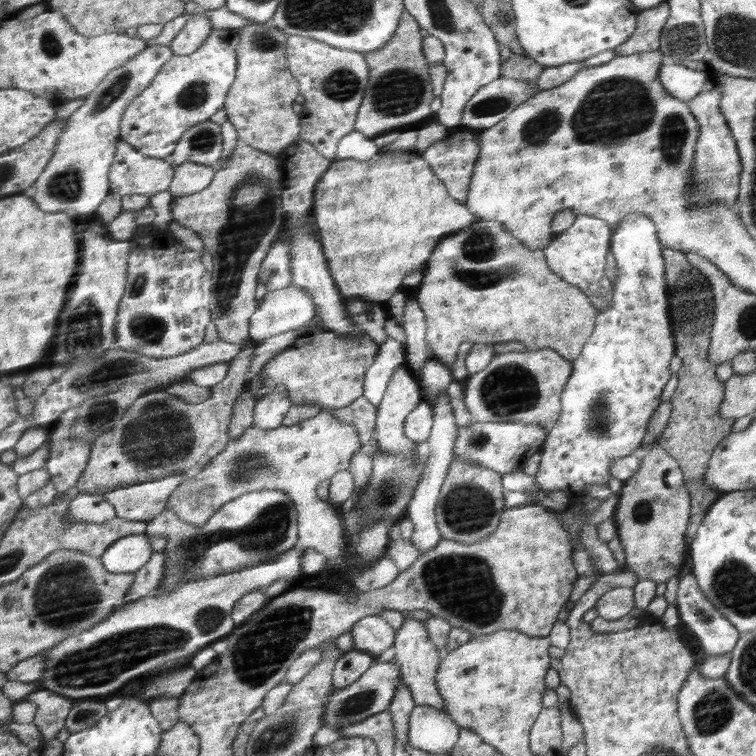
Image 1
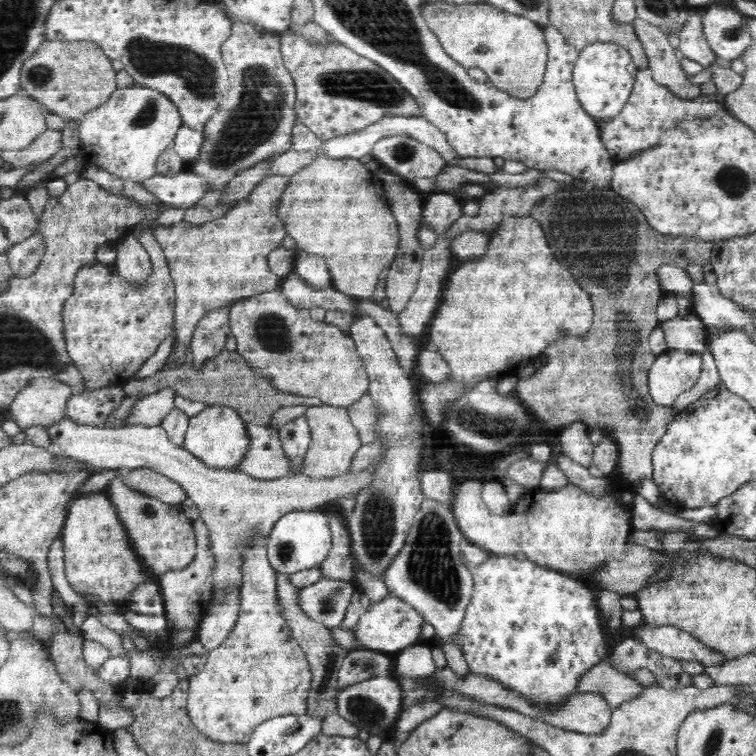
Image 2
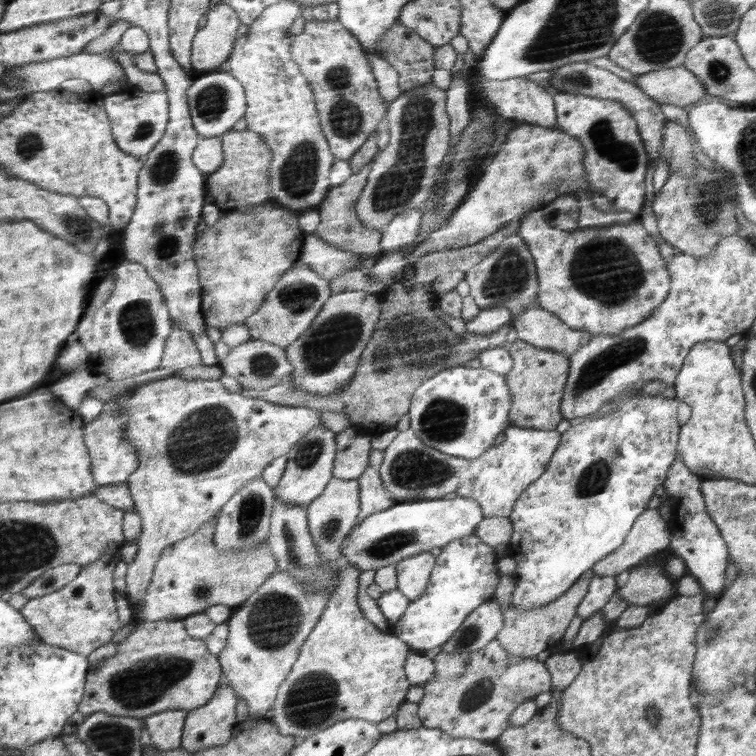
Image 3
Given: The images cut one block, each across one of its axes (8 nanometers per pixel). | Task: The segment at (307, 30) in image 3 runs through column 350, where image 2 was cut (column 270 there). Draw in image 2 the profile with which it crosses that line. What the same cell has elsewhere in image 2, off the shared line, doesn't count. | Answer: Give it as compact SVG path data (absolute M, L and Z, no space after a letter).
M234 23L232 34L222 45L222 60L228 71L231 88L226 100L219 106L218 112L208 122L199 155L189 164L187 170L203 176L209 182L211 190L222 191L225 186L243 170L278 156L291 147L292 128L296 124L297 114L294 110L296 89L290 71L284 67L280 51L280 35L264 31L250 23Z

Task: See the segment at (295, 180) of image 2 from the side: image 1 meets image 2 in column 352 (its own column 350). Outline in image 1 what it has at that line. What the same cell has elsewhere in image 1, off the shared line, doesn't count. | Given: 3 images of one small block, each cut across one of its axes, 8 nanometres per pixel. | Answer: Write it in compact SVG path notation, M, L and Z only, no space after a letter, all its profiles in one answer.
M413 150L400 154L376 154L368 160L360 161L356 159L333 160L328 170L320 177L316 184L316 192L314 192L314 220L318 230L321 231L322 246L324 246L324 254L328 260L330 271L333 272L334 280L337 282L338 288L348 298L359 298L365 302L374 301L386 305L389 298L392 298L396 291L402 288L401 281L408 275L416 271L423 271L428 264L429 258L433 254L434 248L440 244L441 239L465 229L476 221L475 216L466 208L464 203L454 200L446 190L444 183L436 174L433 173L432 167L420 154Z

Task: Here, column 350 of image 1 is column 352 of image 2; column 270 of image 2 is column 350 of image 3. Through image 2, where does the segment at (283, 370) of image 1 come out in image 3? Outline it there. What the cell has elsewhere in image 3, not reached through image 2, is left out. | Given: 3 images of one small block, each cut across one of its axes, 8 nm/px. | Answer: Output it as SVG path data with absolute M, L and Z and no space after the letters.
M361 290L331 293L308 330L284 349L292 361L291 384L306 392L336 394L356 376L361 354L381 315L381 296Z

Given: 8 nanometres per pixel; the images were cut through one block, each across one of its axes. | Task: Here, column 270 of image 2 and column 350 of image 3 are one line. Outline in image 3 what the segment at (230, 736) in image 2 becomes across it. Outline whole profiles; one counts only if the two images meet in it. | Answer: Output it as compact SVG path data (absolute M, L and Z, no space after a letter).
M342 561L335 593L330 606L322 614L318 630L310 633L310 642L302 650L294 674L282 682L282 694L277 694L270 720L283 735L306 738L332 723L349 718L361 718L378 724L392 717L399 704L405 702L411 683L405 673L410 648L390 631L382 632L364 618L356 594L360 566Z

